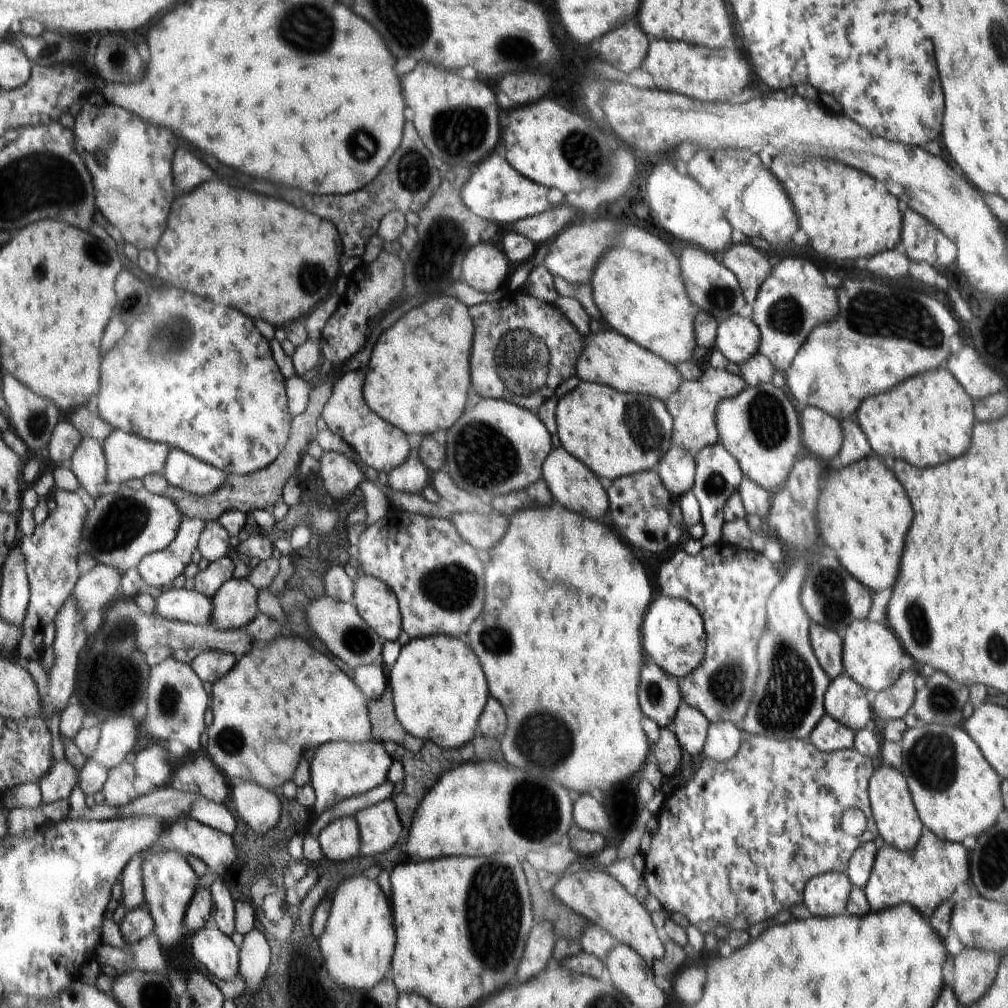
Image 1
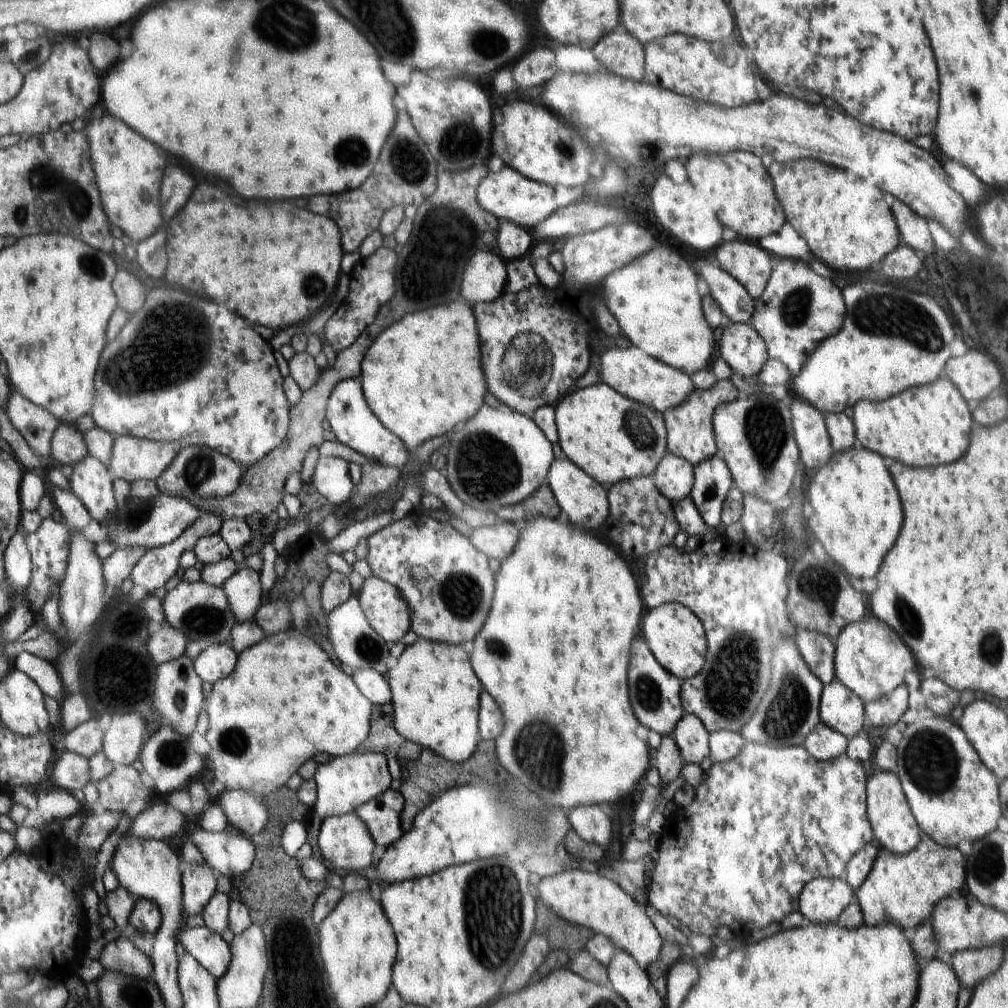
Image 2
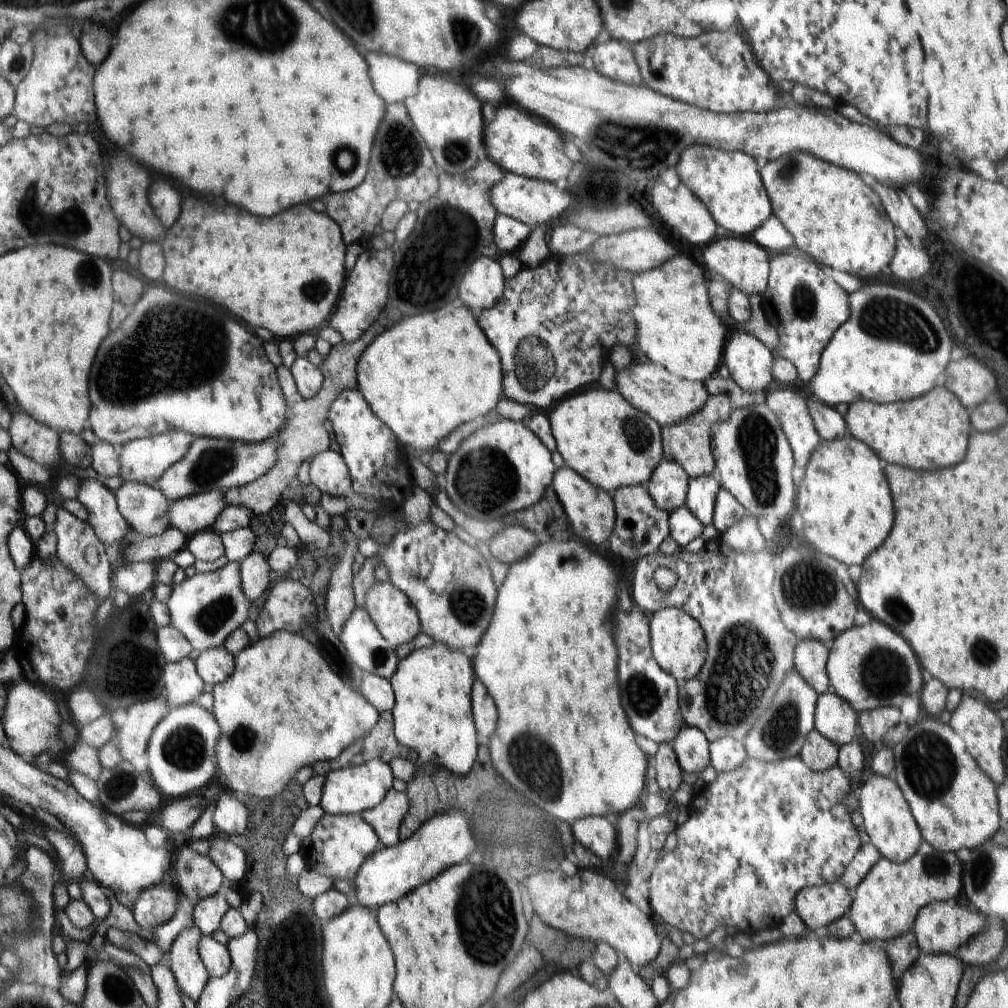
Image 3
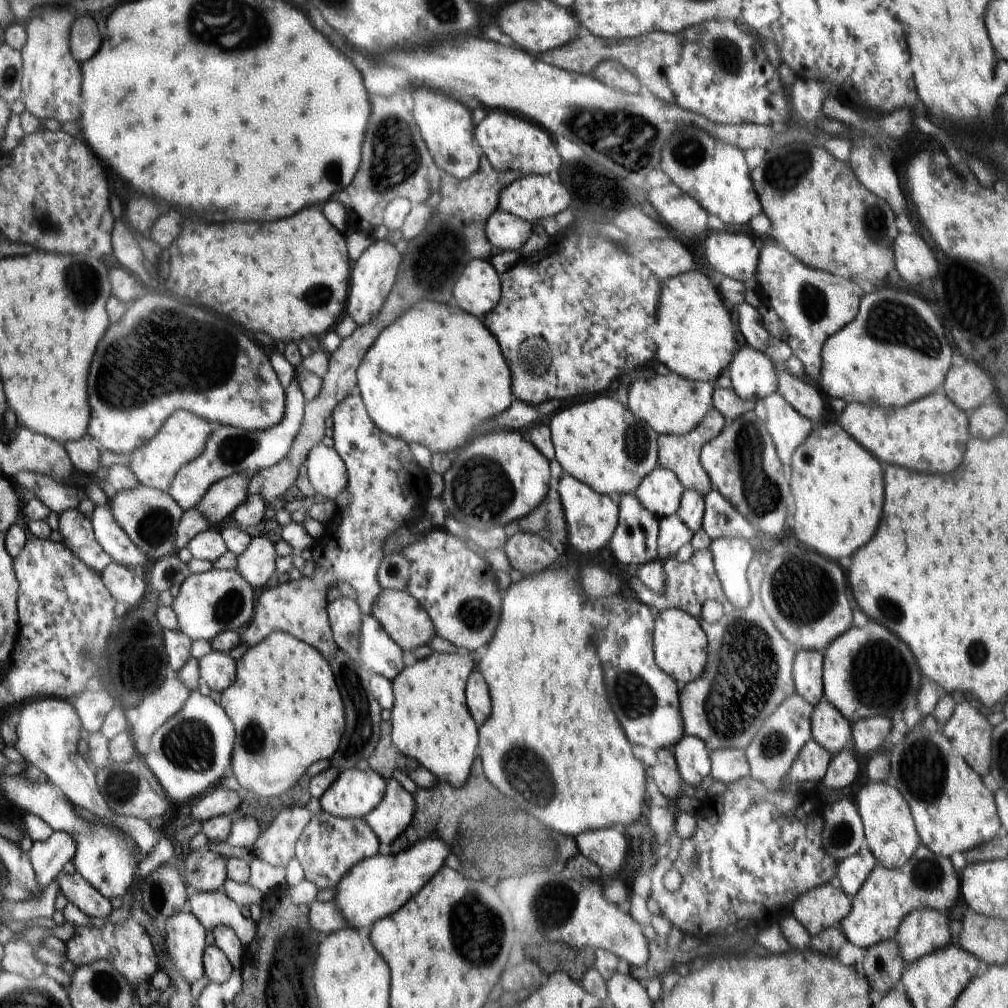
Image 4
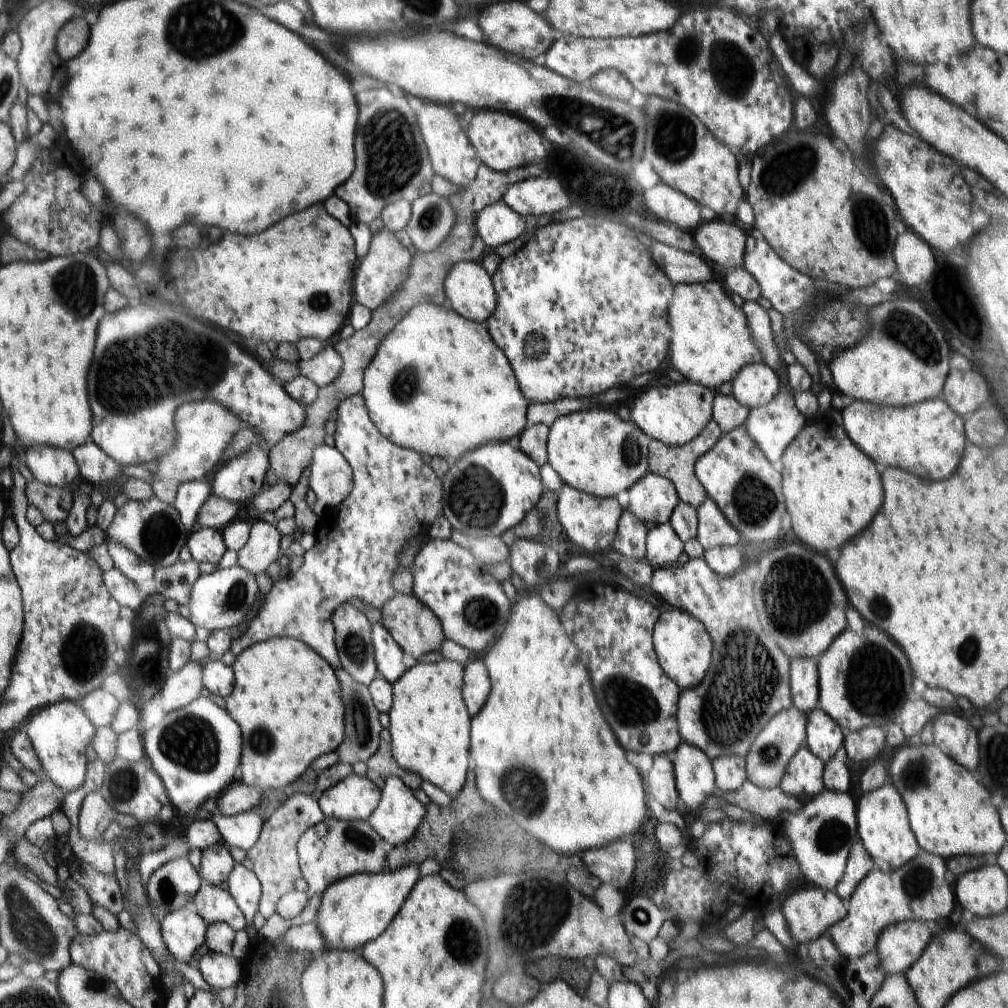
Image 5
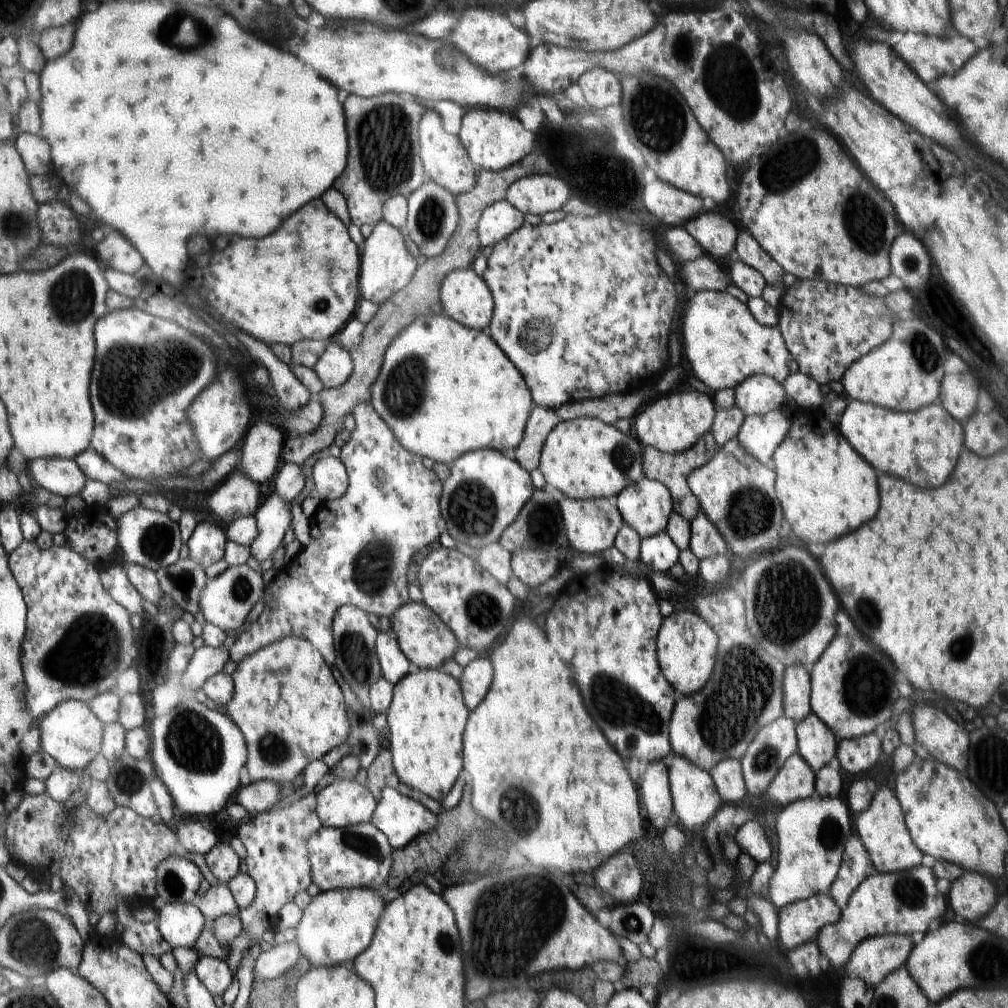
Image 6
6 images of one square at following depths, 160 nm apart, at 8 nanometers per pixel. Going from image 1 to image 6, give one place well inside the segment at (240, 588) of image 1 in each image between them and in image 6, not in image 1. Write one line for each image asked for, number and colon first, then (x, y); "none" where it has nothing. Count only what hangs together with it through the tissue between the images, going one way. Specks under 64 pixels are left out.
2: (243, 589)
3: (254, 569)
4: (256, 565)
5: (261, 549)
6: (272, 516)

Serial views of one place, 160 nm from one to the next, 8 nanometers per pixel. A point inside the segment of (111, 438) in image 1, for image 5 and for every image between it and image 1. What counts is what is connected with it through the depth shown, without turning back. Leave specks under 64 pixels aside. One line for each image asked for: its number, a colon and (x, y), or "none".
2: (132, 459)
3: (146, 459)
4: (183, 438)
5: (205, 429)

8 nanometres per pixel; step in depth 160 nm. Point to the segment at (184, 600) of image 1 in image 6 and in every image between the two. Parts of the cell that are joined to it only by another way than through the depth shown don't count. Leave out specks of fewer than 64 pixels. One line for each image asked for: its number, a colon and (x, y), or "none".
2: (202, 612)
3: (207, 608)
4: (210, 603)
5: (220, 600)
6: (225, 600)

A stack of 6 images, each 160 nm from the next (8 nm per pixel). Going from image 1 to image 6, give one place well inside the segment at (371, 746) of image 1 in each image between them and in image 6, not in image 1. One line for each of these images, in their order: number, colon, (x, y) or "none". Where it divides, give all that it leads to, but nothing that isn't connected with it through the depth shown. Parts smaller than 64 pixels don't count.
2: (345, 783)
3: (351, 790)
4: (355, 794)
5: (356, 798)
6: (343, 802)

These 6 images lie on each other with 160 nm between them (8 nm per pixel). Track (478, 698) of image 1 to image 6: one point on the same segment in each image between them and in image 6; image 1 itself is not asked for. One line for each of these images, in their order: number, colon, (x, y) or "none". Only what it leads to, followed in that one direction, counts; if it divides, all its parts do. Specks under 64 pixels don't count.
2: (436, 695)
3: (432, 715)
4: (430, 720)
5: (430, 726)
6: (426, 718)

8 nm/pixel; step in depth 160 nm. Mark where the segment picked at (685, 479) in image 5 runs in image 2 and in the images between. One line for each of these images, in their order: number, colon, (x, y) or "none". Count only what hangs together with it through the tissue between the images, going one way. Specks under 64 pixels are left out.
2: (690, 426)
3: (689, 443)
4: (681, 454)

